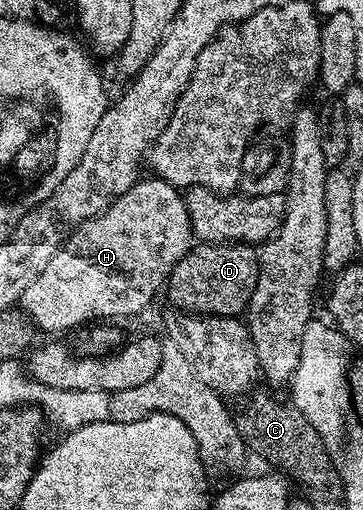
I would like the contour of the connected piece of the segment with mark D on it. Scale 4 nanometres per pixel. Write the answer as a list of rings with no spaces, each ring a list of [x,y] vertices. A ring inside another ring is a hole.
[[[242,242],[199,244],[173,267],[167,277],[165,295],[179,312],[234,318],[246,311],[253,288],[257,288],[258,275],[259,256],[254,245]]]

